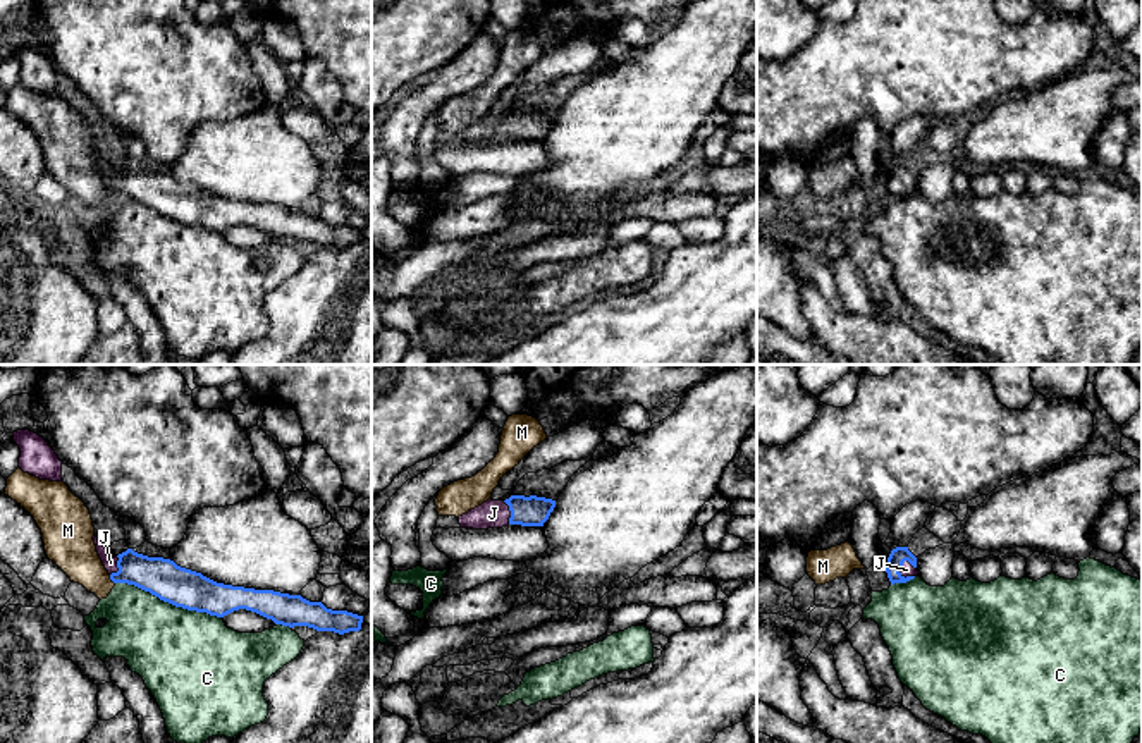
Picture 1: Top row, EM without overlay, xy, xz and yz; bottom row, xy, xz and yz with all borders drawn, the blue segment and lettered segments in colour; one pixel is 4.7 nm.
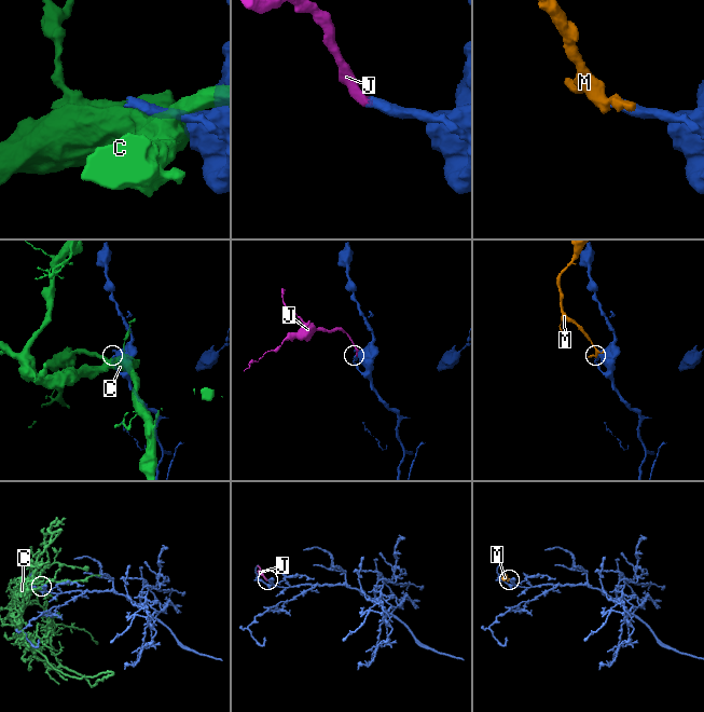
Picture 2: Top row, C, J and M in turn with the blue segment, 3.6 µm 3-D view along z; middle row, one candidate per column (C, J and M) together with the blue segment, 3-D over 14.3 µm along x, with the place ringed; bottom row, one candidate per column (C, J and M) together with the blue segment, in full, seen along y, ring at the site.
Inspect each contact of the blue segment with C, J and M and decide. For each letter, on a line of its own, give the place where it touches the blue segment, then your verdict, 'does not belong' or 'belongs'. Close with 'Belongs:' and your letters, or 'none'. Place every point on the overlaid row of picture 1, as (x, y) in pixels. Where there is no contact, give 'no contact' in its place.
C: xy (169, 602) | does not belong
J: yz (900, 573) | belongs
M: xy (110, 578) | does not belong
Belongs: J

